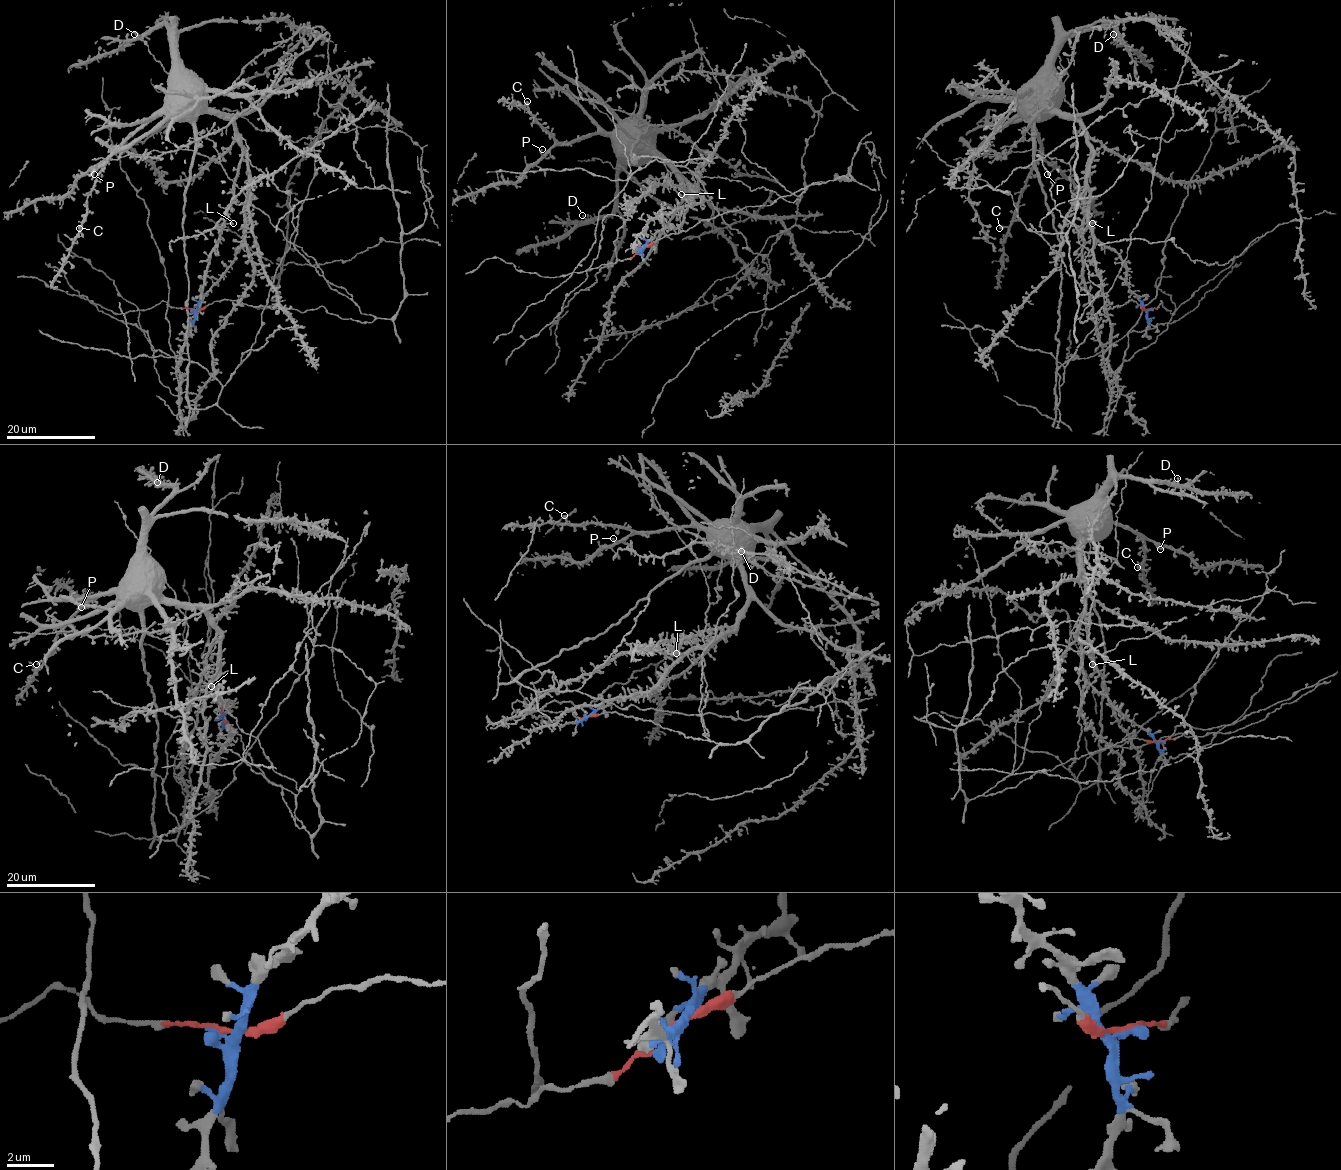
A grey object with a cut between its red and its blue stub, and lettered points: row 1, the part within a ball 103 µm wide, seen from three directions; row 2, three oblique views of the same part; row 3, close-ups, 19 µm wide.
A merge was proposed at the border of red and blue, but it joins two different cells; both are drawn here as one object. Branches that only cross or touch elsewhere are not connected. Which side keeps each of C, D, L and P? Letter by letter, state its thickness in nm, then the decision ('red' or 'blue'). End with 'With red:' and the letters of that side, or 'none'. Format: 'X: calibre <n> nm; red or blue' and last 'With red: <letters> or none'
C: calibre 440 nm; blue
D: calibre 240 nm; blue
L: calibre 360 nm; blue
P: calibre 220 nm; blue
With red: none

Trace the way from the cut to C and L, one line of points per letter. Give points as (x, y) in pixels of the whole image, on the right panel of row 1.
C: (1147, 310), (1089, 224), (1090, 145), (1075, 120), (1032, 114), (1039, 157), (1015, 219), (999, 228)
L: (1147, 310), (1129, 289), (1121, 257), (1096, 238), (1088, 221), (1092, 157), (1085, 222), (1093, 223)

